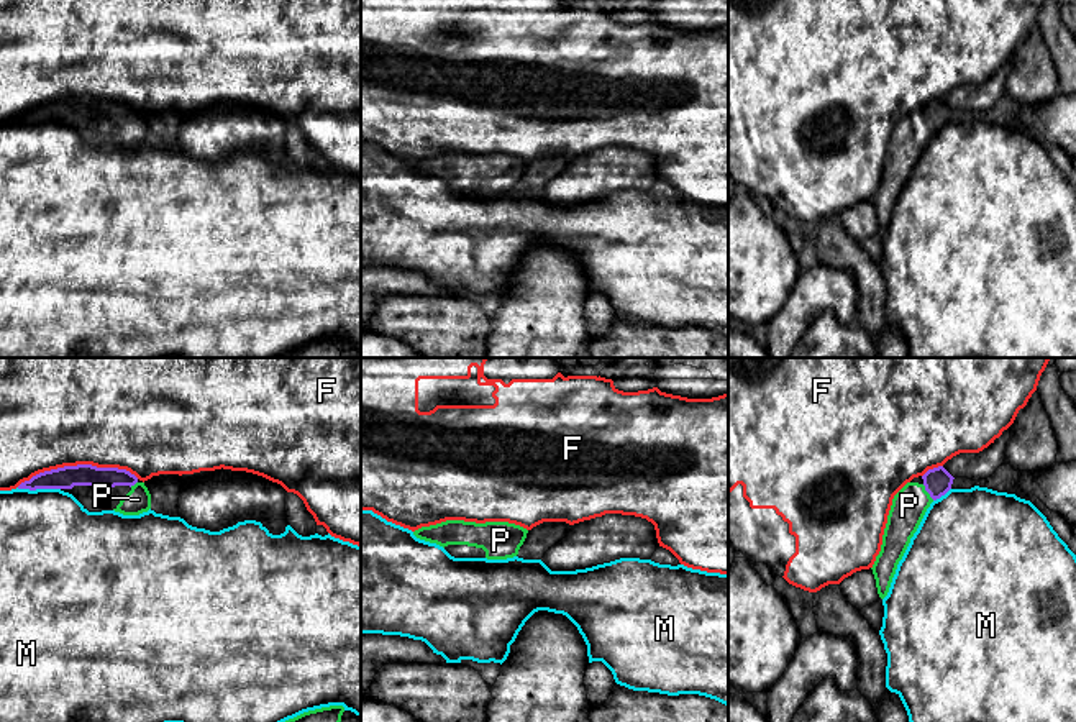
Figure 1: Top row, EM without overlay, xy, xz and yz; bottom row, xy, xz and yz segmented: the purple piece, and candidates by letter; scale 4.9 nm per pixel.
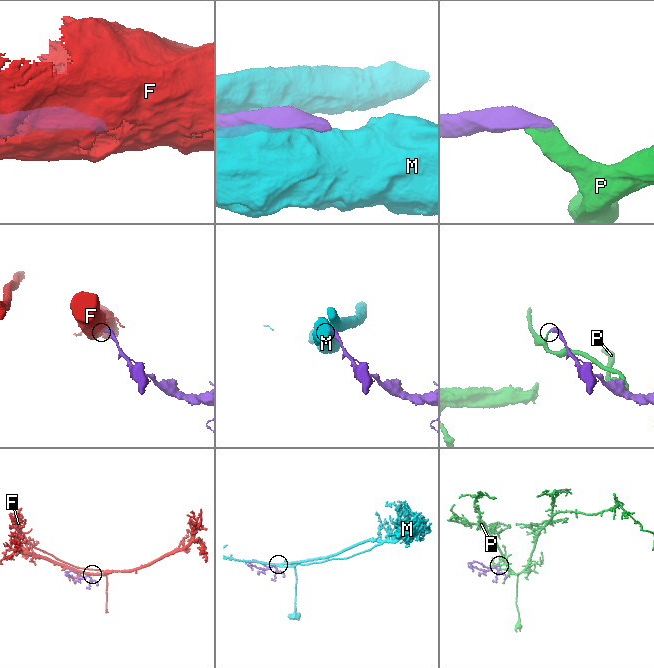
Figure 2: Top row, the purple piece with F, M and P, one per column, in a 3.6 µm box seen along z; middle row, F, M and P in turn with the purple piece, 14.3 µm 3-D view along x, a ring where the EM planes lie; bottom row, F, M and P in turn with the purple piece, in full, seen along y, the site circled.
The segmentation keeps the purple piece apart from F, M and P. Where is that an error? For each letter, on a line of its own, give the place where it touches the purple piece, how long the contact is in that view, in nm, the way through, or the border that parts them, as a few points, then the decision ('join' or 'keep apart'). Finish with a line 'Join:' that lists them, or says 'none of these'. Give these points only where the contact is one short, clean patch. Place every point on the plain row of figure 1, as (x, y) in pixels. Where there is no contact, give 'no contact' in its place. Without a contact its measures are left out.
F: meets purple in xy at (77, 97); contact 600 nm long; keep apart
M: meets purple in xy at (38, 120); contact 220 nm long; keep apart
P: meets purple in yz at (927, 123); contact 100 nm long; runs through yz (937, 114), (927, 123), (909, 138); join
Join: P

